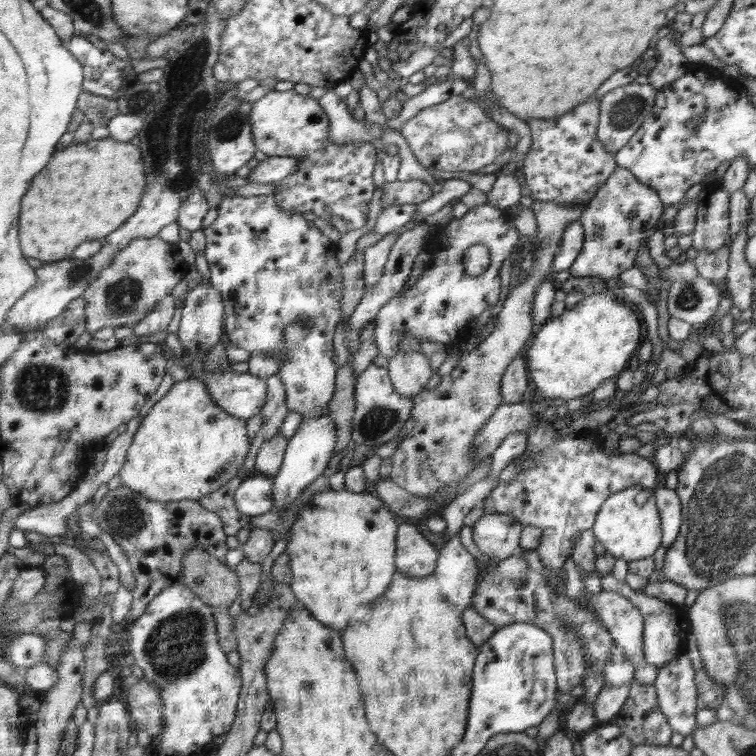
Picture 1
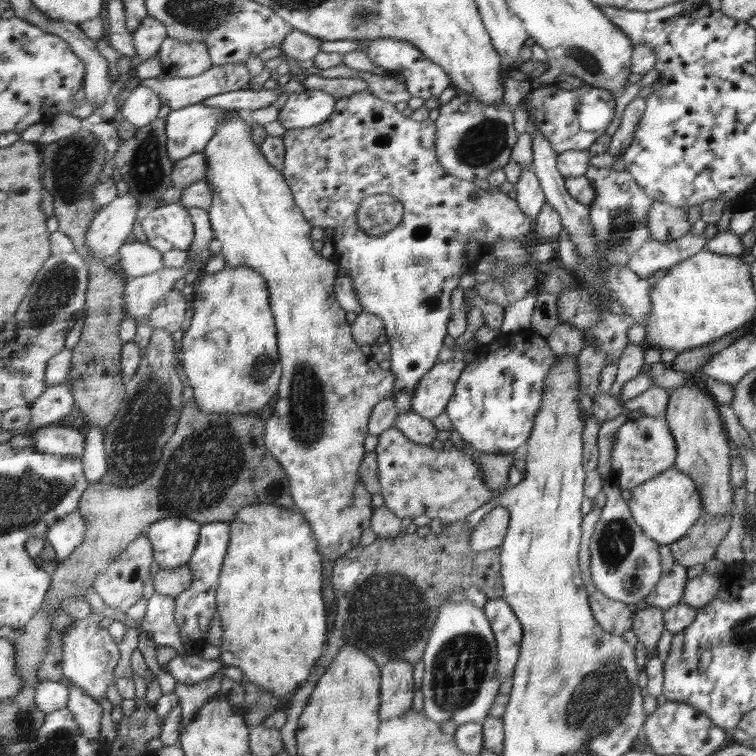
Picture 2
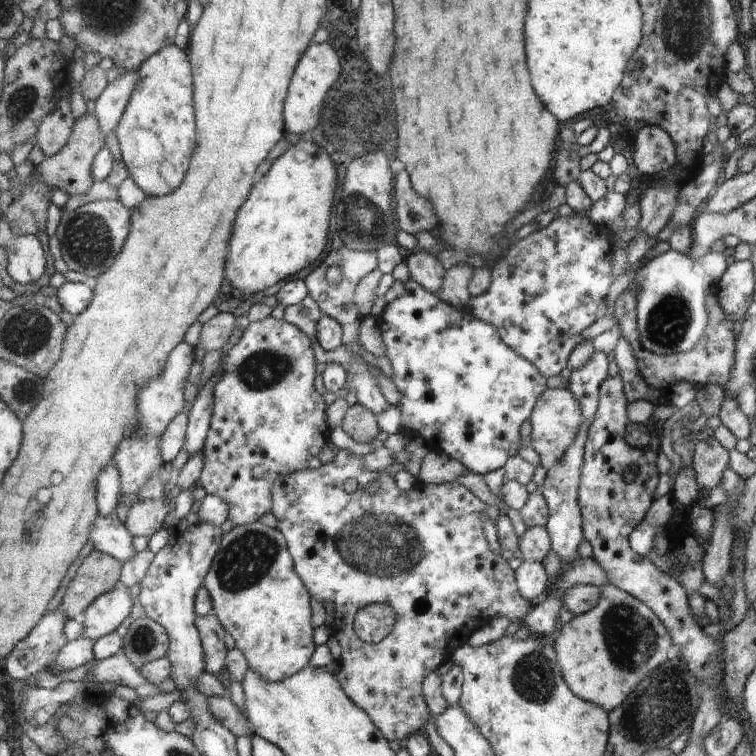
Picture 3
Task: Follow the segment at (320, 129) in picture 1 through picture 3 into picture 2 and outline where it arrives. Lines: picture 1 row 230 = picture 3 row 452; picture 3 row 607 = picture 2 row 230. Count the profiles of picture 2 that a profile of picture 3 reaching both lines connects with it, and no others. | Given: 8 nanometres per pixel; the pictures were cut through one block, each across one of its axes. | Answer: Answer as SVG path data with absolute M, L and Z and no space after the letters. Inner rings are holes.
M368 90L338 99L335 106L336 108L334 108L333 113L320 125L308 128L286 129L285 133L281 136L285 146L282 176L286 174L286 178L290 178L289 188L290 190L294 190L293 198L298 198L296 209L302 211L302 215L305 216L308 222L316 228L334 229L337 234L337 245L336 253L332 260L338 264L339 268L344 268L346 277L350 278L358 302L362 306L362 311L376 314L384 322L386 340L390 344L390 348L392 348L391 353L388 355L392 363L390 370L394 373L394 377L397 378L397 382L394 384L394 394L392 394L393 402L395 403L397 414L400 415L400 413L412 410L412 393L414 393L414 389L416 389L420 378L434 366L436 356L438 356L442 344L445 343L446 326L449 326L448 320L452 320L450 318L450 312L452 312L450 310L450 296L452 296L452 290L458 286L462 270L464 272L472 272L470 270L470 260L472 260L472 268L475 268L476 260L480 260L480 258L487 254L489 247L494 242L505 240L505 238L522 237L531 232L534 220L526 216L524 211L516 206L516 200L508 198L508 193L498 191L490 194L490 192L486 192L486 190L480 188L480 194L478 194L478 186L474 186L472 181L462 180L450 174L445 167L438 164L439 160L436 160L436 156L434 156L434 130L436 130L434 128L434 120L428 118L422 122L418 122L415 119L406 118L400 112L396 112L394 103L386 102L385 99L378 98L377 95ZM374 194L390 194L390 196L394 196L394 198L398 199L398 202L403 204L404 214L401 222L383 236L369 236L357 224L356 210L358 210L360 202L364 198L368 198L368 196L374 196Z

